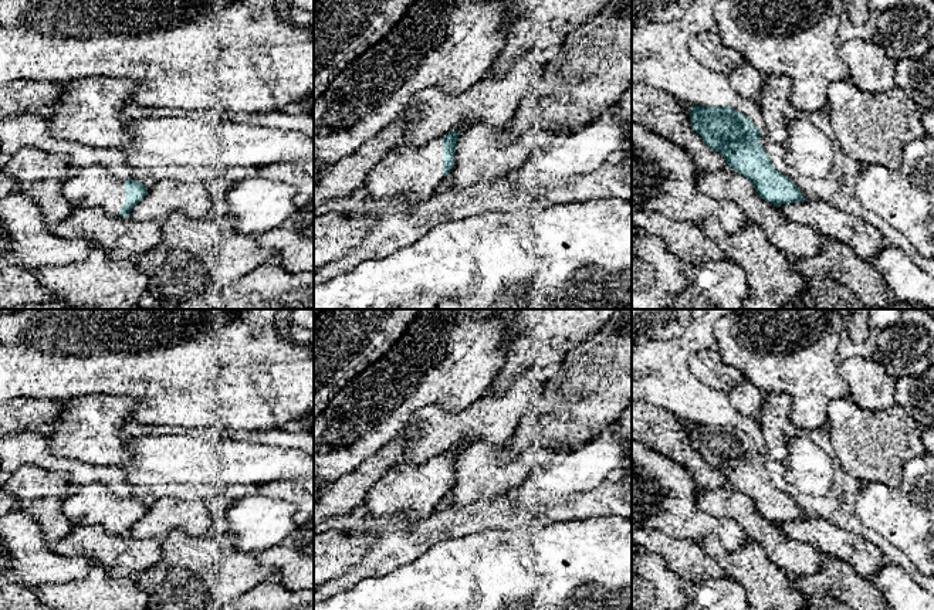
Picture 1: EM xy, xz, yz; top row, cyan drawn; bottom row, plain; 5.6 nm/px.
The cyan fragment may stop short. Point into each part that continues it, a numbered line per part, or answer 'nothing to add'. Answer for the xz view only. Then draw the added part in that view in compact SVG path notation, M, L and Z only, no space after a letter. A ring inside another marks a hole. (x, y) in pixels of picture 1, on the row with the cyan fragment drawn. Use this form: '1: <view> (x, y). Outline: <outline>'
1: xz (406, 176). Outline: M439 136L420 148L399 143L390 149L366 174L365 187L369 200L382 201L388 210L406 211L429 199L443 179L443 136Z

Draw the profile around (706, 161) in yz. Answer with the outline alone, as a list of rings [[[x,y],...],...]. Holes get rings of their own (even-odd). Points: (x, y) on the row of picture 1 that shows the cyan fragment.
[[[632,82],[632,123],[640,125],[654,133],[674,140],[680,148],[691,155],[700,170],[717,172],[728,166],[724,156],[708,148],[703,138],[693,129],[691,118],[686,111],[684,104],[664,89],[647,84]]]

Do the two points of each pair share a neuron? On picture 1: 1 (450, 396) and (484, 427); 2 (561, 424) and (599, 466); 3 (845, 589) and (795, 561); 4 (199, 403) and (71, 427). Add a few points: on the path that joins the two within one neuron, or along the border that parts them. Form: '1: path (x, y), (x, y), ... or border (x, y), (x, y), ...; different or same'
1: border (481, 396), (456, 412), (430, 405); different
2: border (608, 426), (579, 446), (559, 453); different
3: border (828, 555), (821, 568), (808, 576); different
4: border (102, 395), (125, 395), (132, 402), (131, 414); different

